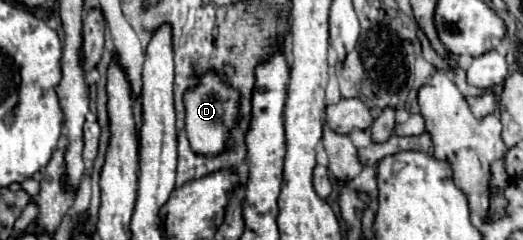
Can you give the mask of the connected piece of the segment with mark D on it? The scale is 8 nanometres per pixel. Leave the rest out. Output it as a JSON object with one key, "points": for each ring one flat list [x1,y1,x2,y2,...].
{"points":[[208,71,200,79,198,87,194,87,184,95,184,105,186,105,186,133,192,149,202,155,220,153,228,139,228,131,236,125,238,91,234,91,218,73]]}

